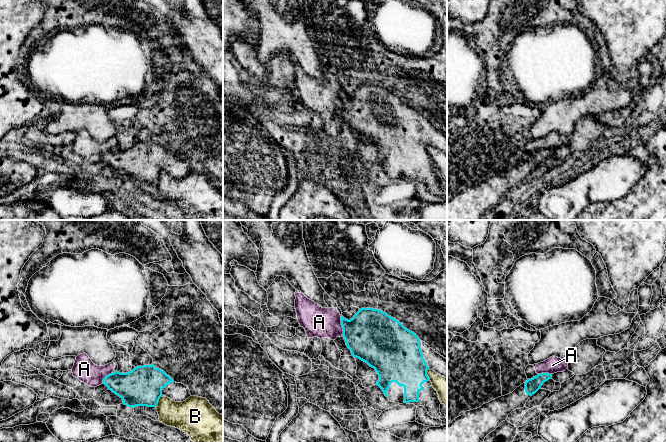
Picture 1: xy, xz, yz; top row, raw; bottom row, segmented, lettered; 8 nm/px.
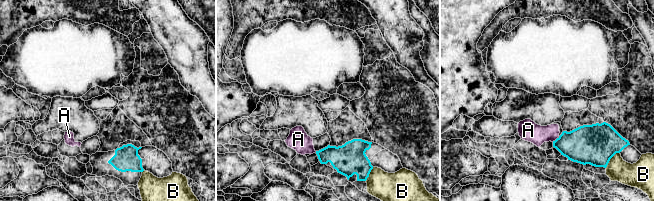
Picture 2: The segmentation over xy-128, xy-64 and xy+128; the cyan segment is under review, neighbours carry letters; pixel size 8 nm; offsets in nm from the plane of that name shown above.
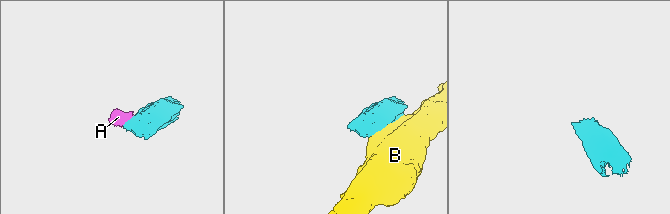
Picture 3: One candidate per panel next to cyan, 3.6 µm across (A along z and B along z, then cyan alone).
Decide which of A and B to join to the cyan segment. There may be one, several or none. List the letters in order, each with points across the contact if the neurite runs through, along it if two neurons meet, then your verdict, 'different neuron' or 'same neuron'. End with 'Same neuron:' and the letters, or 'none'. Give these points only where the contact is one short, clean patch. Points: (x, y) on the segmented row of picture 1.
A: border xz (340, 316), (343, 333); different neuron
B: different neuron
Same neuron: none

